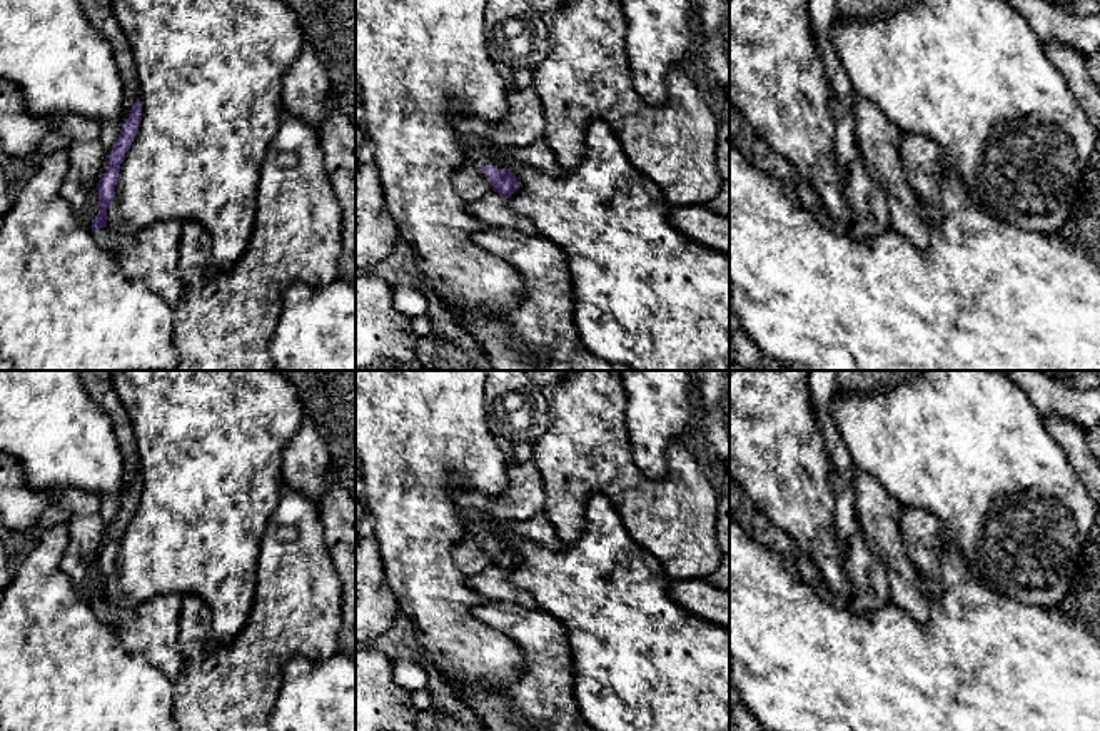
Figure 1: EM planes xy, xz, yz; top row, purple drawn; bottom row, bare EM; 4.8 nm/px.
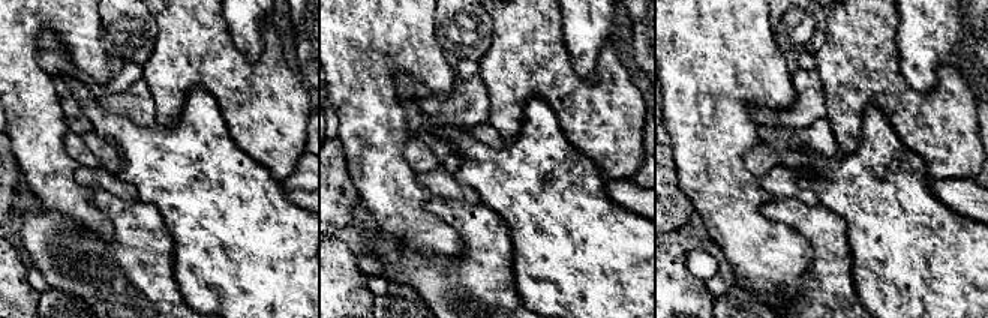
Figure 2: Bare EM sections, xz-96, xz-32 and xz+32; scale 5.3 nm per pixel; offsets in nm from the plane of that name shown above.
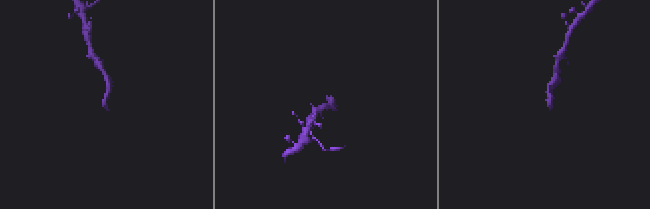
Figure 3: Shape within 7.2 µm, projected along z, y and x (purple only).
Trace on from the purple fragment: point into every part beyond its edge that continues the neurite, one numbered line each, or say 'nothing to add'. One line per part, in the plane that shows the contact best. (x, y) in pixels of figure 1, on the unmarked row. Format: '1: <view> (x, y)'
1: xz (539, 529)

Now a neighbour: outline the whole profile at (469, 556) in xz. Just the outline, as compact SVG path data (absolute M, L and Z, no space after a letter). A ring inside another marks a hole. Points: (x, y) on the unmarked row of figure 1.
M471 536L464 537L452 549L452 561L466 577L474 576L492 564L492 559L482 544Z

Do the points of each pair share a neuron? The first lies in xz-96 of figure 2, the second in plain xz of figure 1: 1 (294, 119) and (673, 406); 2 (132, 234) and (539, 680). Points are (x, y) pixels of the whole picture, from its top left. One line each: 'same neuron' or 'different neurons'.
1: different neurons
2: same neuron

